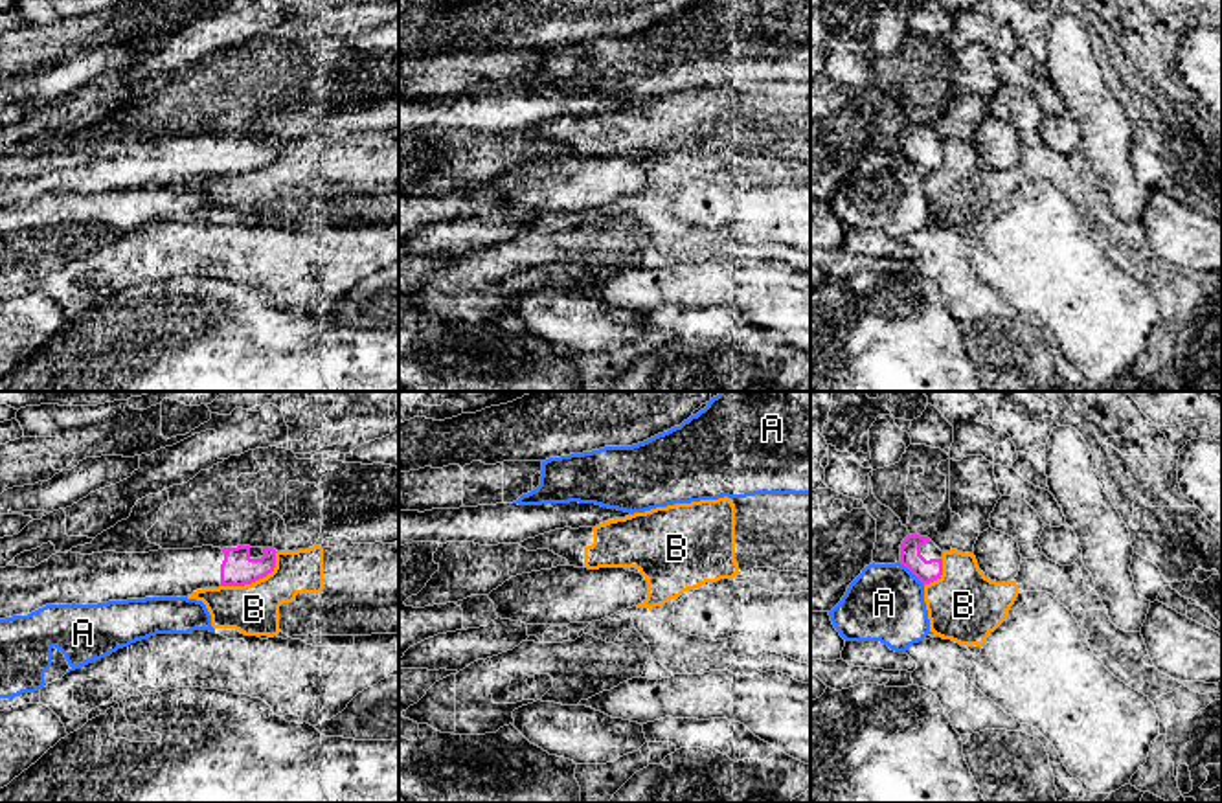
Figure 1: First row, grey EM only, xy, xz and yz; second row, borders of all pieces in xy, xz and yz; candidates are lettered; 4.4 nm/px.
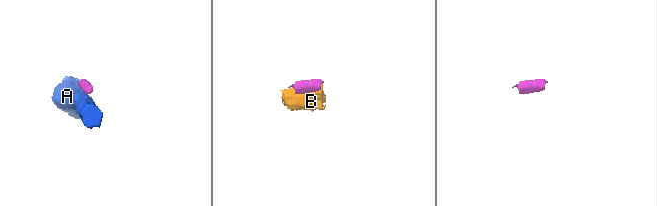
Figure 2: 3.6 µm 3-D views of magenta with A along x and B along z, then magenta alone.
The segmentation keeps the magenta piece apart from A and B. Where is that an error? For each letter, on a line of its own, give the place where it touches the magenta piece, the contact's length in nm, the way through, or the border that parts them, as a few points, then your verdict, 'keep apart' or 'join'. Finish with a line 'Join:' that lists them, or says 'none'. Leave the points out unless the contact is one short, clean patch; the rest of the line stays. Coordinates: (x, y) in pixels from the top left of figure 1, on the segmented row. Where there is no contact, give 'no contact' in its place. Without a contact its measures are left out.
A: contact yz (912, 572); length 150 nm; border yz (899, 563), (923, 585); keep apart
B: contact xy (256, 579); length 300 nm; border xy (278, 552), (274, 568), (265, 576), (250, 583), (221, 587); keep apart
Join: none

